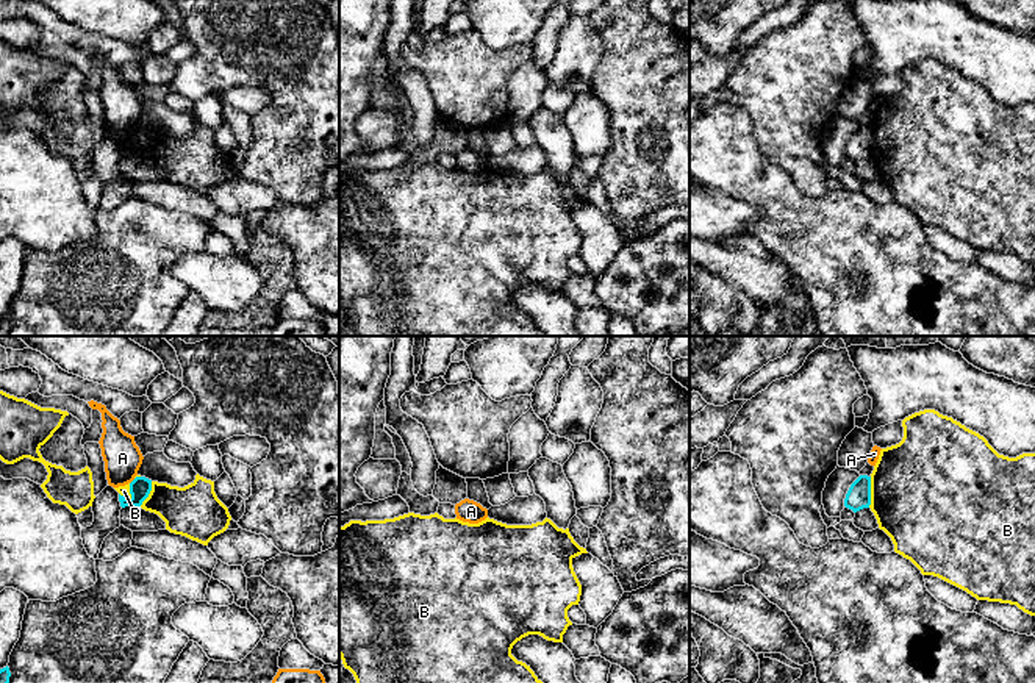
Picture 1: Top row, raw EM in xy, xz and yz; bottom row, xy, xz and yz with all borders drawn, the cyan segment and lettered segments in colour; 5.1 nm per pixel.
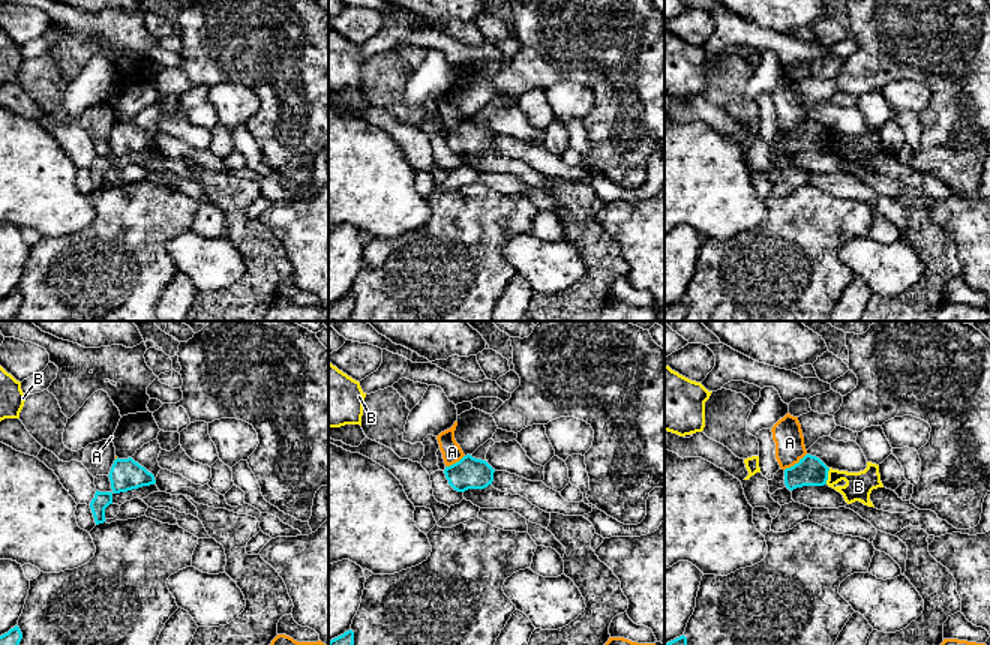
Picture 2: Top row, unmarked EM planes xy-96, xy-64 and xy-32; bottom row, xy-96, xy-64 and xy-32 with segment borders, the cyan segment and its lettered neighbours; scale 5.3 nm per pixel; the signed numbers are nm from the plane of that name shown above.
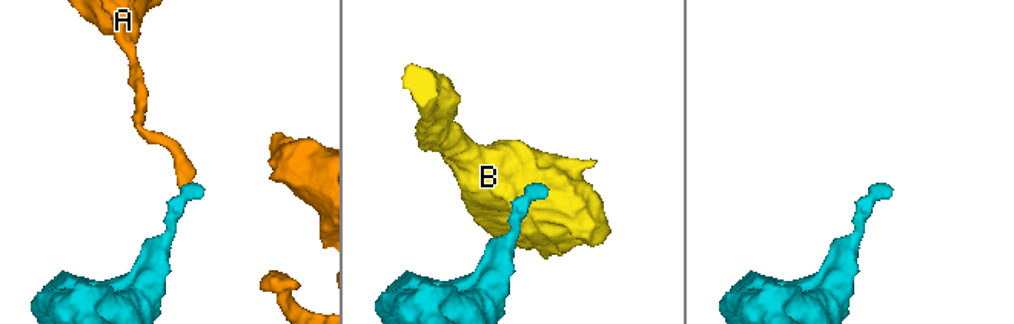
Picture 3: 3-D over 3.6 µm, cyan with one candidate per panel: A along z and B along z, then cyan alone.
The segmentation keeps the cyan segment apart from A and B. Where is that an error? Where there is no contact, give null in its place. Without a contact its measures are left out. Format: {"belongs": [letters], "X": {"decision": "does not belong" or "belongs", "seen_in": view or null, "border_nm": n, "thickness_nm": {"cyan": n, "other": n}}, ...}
{"belongs": [], "A": {"decision": "does not belong", "seen_in": "xy", "border_nm": 40, "thickness_nm": {"cyan": 110, "other": 190}}, "B": {"decision": "does not belong", "seen_in": "yz", "border_nm": 160, "thickness_nm": {"cyan": 130, "other": 500}}}

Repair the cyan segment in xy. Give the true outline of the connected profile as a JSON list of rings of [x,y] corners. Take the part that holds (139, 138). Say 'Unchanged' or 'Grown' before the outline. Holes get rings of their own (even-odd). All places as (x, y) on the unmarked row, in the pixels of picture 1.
Unchanged. [[[136,127],[131,133],[130,133],[130,148],[125,148],[124,145],[119,144],[119,152],[120,156],[141,156],[142,152],[149,147],[152,141],[152,130],[145,128],[145,127]]]

